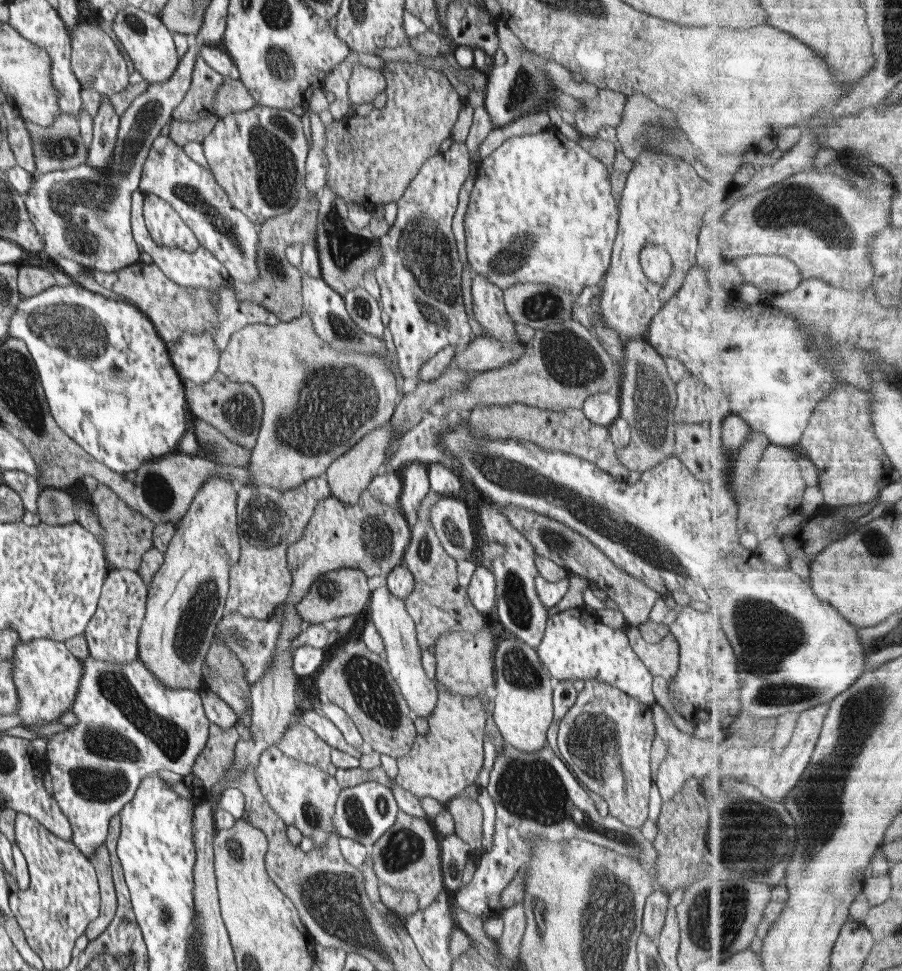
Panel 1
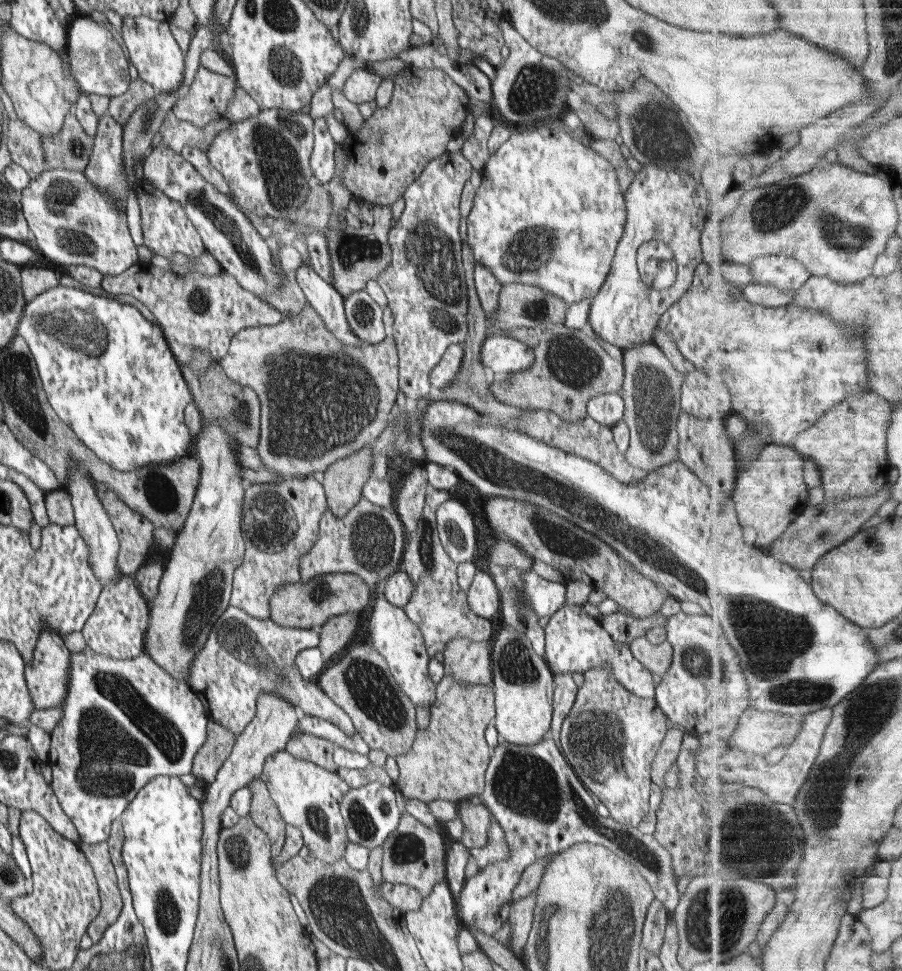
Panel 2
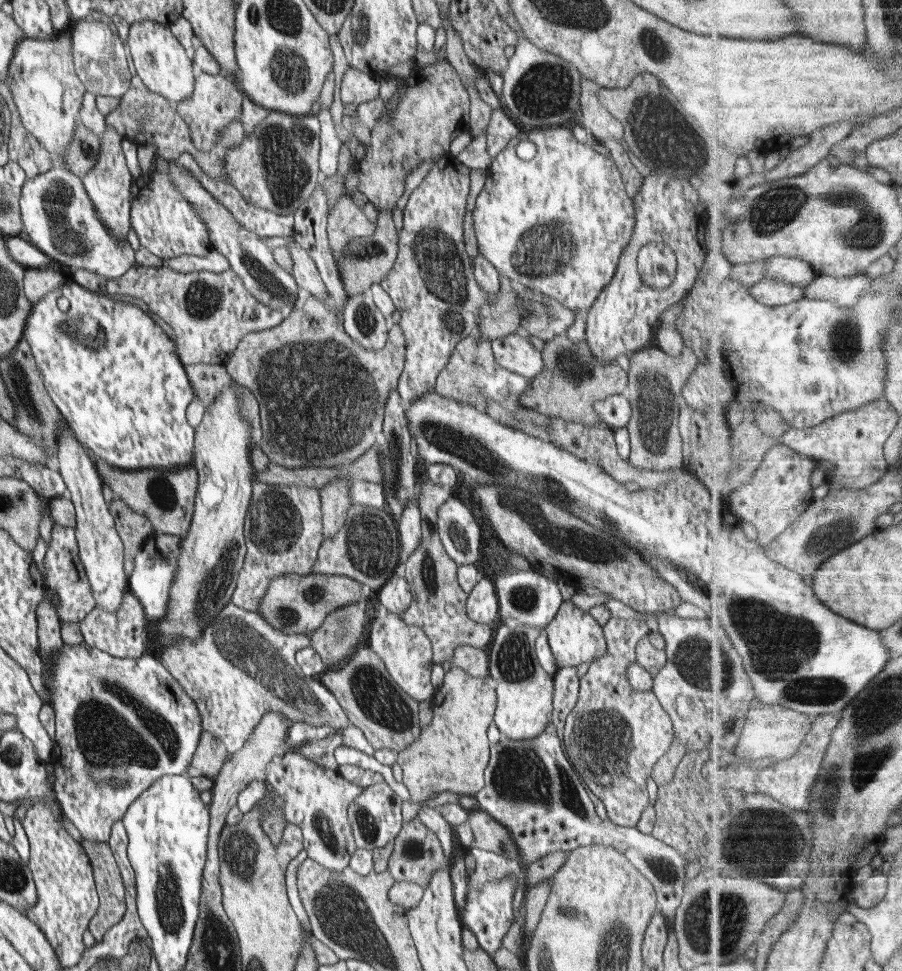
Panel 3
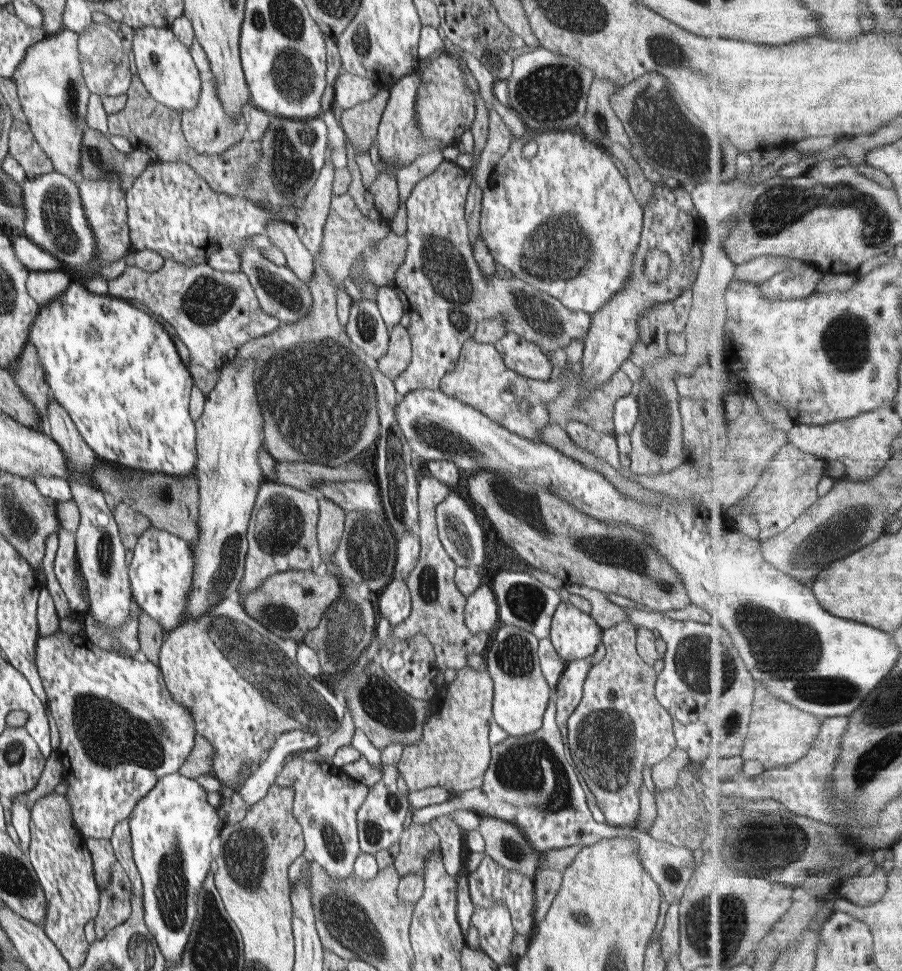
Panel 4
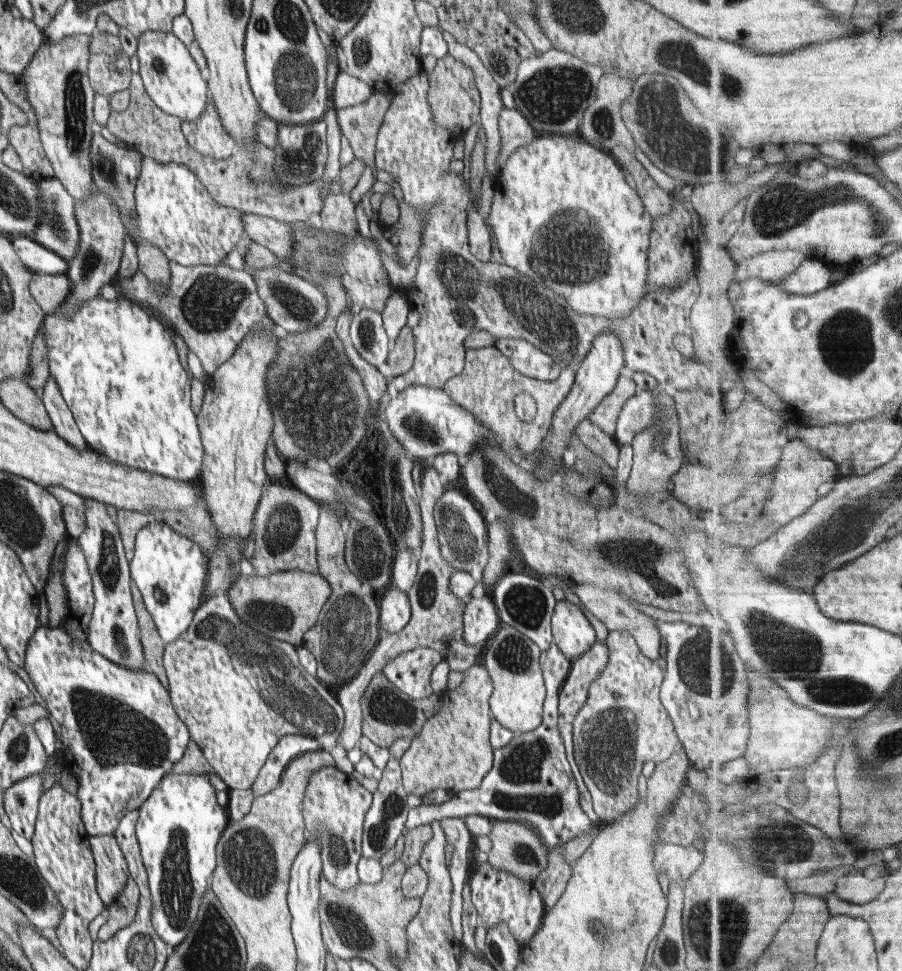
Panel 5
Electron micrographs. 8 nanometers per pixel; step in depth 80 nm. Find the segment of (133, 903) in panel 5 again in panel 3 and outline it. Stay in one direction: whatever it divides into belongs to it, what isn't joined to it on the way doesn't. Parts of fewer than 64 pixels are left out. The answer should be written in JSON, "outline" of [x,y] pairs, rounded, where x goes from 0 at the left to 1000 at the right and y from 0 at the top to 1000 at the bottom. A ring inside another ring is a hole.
{"outline":[[[92,863],[89,869],[101,886],[110,921],[110,936],[100,949],[99,958],[106,970],[111,970],[115,961],[133,950],[140,939],[139,912],[120,867],[105,868]]]}

